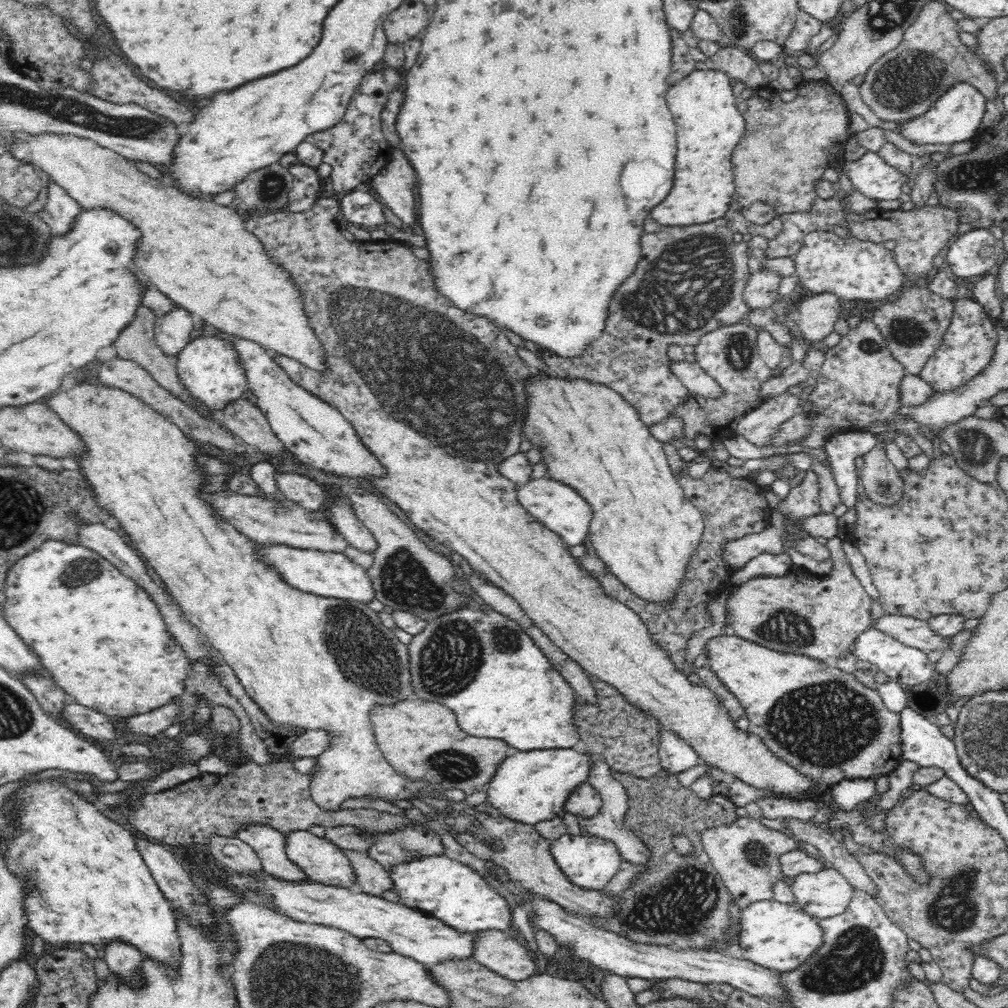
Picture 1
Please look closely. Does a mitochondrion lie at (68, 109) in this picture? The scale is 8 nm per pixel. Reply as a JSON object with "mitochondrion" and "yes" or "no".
{"mitochondrion":"yes"}

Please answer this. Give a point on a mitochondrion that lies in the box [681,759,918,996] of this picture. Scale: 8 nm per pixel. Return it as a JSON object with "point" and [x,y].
{"point":[754,853]}

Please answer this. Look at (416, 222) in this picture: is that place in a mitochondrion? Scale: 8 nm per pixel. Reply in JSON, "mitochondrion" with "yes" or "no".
{"mitochondrion":"no"}

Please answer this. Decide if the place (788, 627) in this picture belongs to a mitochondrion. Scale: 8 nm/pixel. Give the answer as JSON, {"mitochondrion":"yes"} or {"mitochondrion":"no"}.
{"mitochondrion":"yes"}

